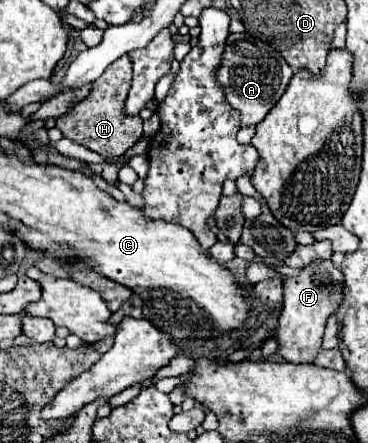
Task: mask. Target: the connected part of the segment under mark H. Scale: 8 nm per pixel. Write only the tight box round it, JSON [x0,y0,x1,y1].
[57,55,143,157]

